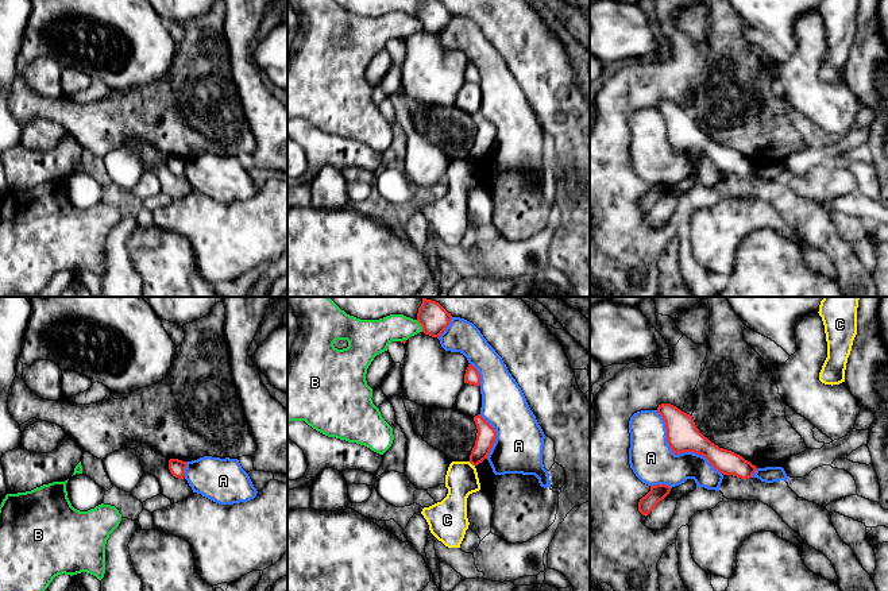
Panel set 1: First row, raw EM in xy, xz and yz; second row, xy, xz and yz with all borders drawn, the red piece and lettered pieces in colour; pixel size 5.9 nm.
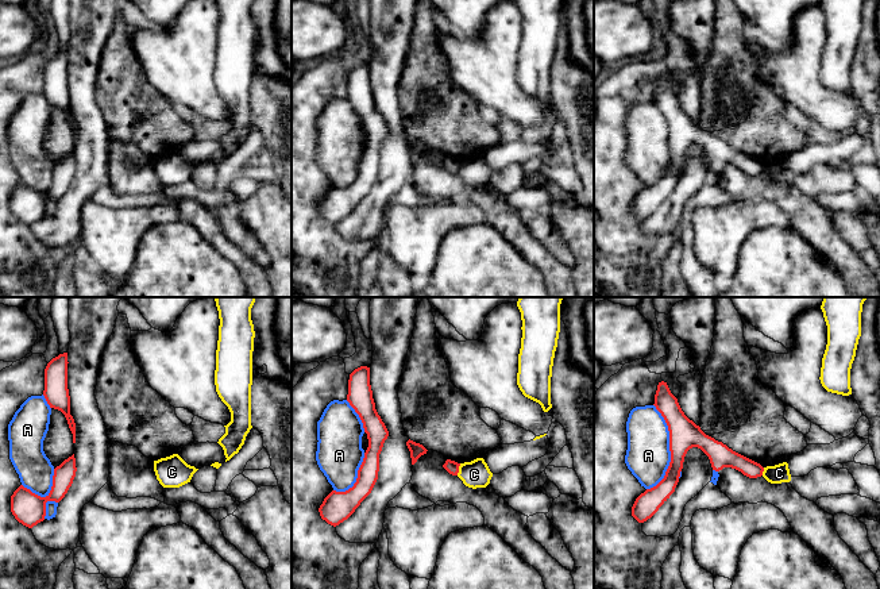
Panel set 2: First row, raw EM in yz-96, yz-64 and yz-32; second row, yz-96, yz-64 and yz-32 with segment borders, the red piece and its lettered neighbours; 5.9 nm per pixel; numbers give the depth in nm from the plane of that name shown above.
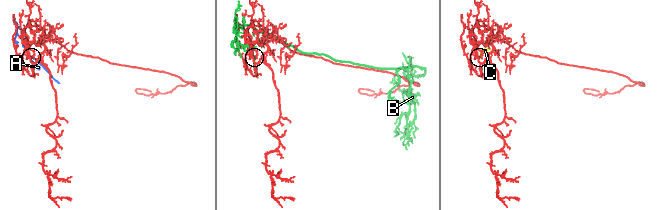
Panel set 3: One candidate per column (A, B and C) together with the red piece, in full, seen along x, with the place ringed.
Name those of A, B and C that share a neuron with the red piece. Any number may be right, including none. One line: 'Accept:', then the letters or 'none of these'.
Accept: none of these

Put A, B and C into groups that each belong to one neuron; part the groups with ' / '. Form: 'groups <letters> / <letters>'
groups A / B / C

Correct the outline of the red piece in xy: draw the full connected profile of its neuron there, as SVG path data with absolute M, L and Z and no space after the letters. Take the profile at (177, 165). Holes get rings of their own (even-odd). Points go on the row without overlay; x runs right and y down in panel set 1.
M170 157L169 158L169 167L170 167L171 173L178 175L178 177L184 177L186 161L188 159L182 159L182 158L178 158L178 157Z

